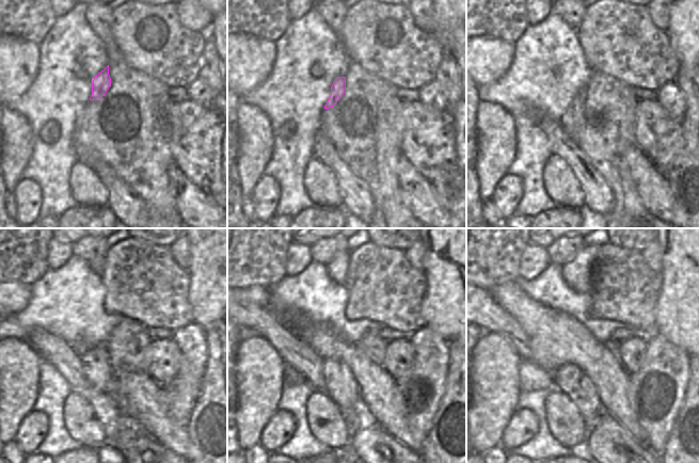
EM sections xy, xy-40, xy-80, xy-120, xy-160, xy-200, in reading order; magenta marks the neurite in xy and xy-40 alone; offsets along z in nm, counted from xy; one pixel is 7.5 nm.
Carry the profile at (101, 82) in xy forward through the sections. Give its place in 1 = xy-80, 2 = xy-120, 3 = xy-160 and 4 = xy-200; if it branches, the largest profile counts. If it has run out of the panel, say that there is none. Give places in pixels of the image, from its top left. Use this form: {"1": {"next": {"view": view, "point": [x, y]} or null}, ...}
{"1": {"next": {"view": "xy-80", "point": [572, 118]}}, "2": {"next": {"view": "xy-120", "point": [96, 368]}}, "3": {"next": {"view": "xy-160", "point": [339, 384]}}, "4": {"next": {"view": "xy-200", "point": [569, 379]}}}

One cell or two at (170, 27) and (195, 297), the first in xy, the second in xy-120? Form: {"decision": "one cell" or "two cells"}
{"decision": "two cells"}

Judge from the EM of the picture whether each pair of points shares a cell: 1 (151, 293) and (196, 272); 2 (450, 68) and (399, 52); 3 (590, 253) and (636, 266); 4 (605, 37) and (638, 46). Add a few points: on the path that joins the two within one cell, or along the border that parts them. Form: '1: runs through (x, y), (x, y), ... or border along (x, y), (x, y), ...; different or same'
1: border along (186, 270), (189, 276), (188, 300); different
2: border along (446, 49), (440, 61), (434, 80); different
3: border along (599, 246), (590, 278); different
4: runs through (614, 38), (619, 38), (630, 46); same

